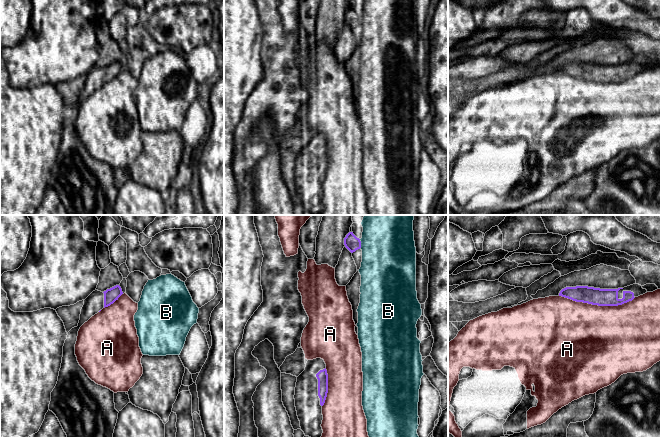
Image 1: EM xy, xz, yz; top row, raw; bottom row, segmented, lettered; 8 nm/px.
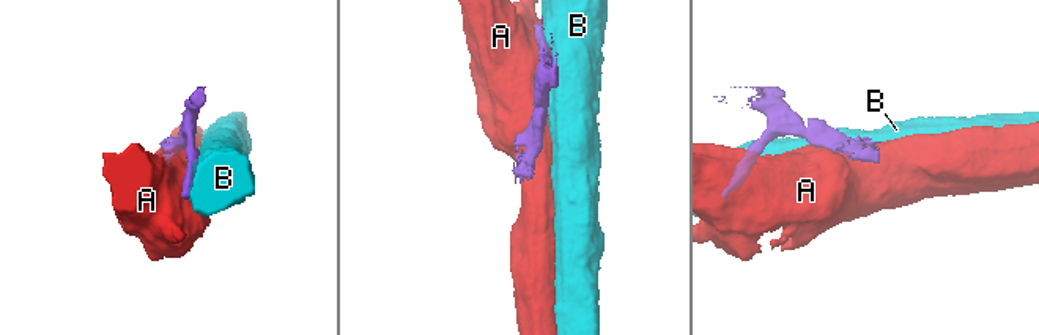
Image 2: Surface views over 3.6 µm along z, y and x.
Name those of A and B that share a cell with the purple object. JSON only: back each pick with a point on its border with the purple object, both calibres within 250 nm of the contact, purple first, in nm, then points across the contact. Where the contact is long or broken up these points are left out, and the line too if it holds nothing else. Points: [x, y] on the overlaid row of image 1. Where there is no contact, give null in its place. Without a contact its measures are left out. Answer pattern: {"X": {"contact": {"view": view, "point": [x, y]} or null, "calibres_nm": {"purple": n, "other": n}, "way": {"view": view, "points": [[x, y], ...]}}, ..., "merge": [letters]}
{"merge": []}

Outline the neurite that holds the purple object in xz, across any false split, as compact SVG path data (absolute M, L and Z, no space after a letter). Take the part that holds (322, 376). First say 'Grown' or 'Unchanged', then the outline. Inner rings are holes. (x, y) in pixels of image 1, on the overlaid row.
Grown. M308 360L305 370L297 377L294 395L297 416L305 436L322 436L322 406L327 393L328 374L324 360Z

